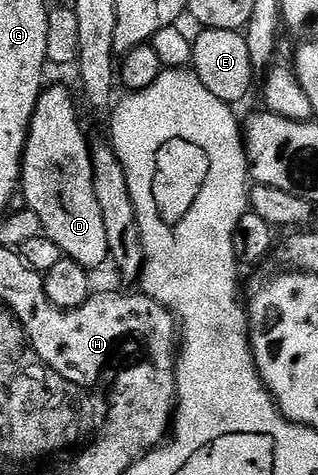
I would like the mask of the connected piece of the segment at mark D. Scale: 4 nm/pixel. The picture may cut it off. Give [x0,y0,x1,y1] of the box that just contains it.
[20,86,109,272]

